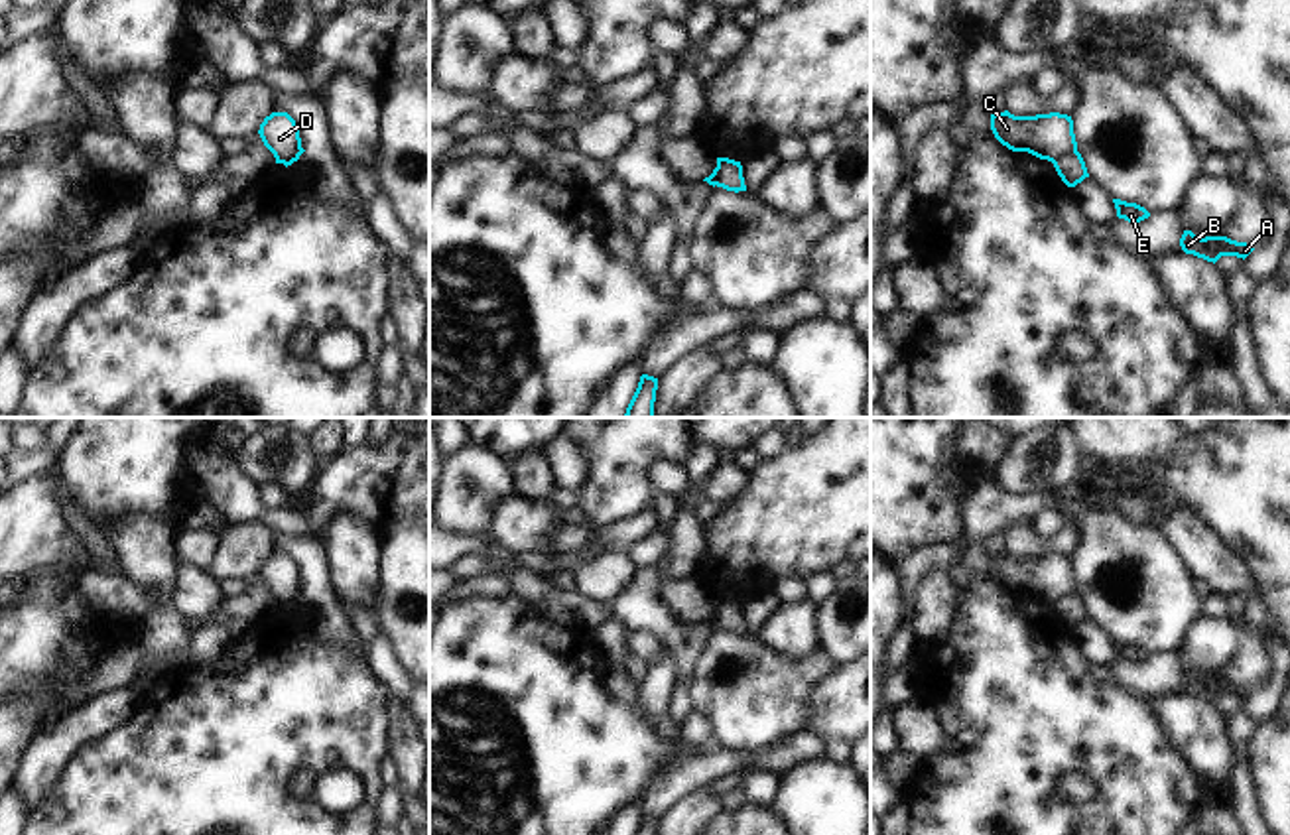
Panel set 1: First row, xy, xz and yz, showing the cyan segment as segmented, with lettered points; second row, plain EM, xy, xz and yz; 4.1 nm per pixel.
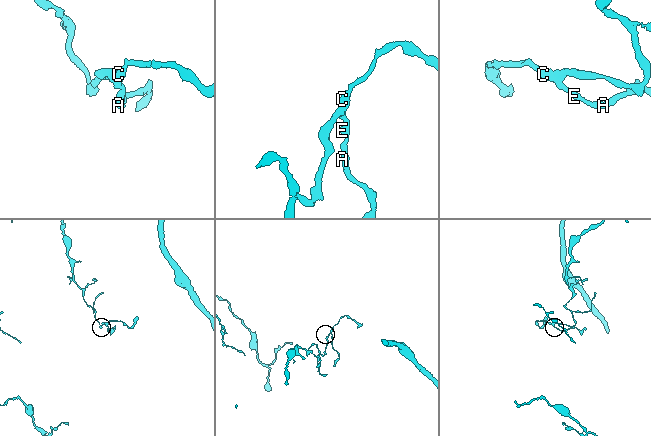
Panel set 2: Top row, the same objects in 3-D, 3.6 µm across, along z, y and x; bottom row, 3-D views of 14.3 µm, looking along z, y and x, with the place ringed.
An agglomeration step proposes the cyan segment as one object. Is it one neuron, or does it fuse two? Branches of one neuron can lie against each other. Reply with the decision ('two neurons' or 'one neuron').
two neurons

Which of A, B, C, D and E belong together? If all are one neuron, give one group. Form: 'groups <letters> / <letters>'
groups A B E / C D

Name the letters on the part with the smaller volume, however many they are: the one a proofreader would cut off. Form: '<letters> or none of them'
A, B, E

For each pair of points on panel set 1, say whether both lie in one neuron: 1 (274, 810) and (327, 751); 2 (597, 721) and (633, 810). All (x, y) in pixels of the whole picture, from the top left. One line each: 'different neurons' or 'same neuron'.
1: same neuron
2: different neurons

